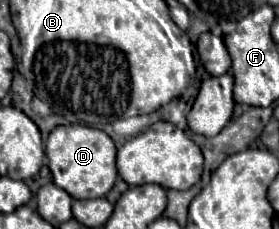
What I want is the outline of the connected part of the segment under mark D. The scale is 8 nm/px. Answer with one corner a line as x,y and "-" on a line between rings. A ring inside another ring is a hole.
60,125
46,139
46,155
50,159
48,167
52,171
54,183
74,199
104,197
114,187
114,181
118,177
116,145
100,129
86,125

